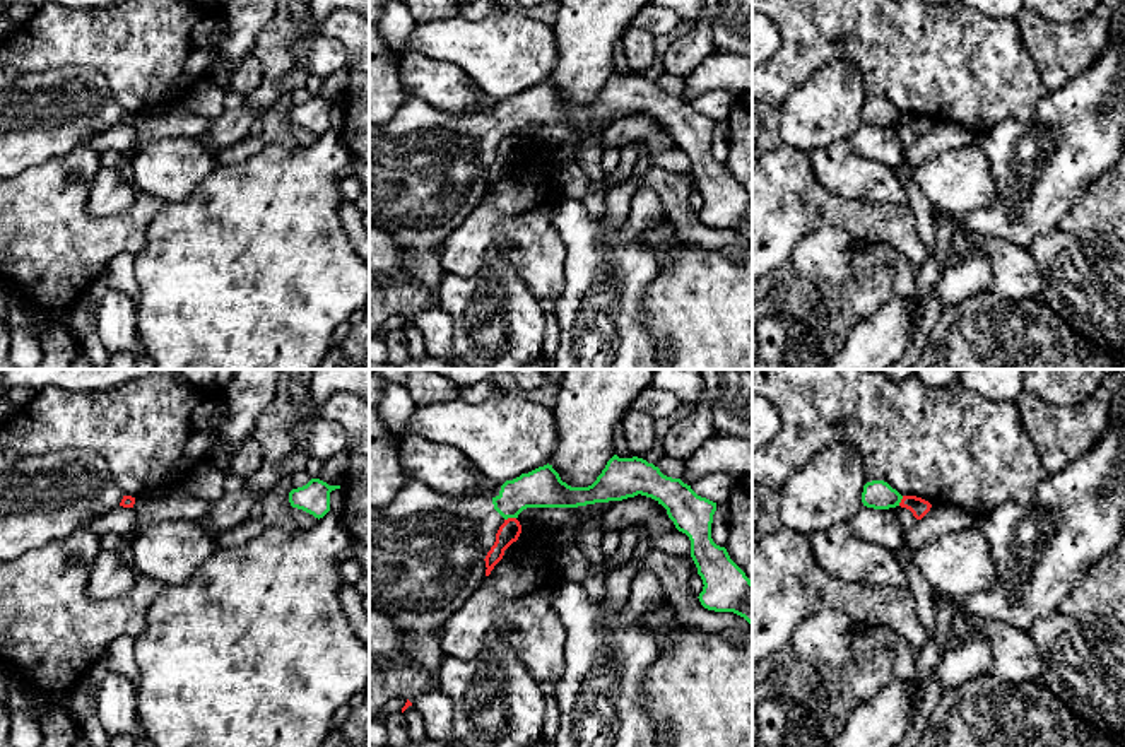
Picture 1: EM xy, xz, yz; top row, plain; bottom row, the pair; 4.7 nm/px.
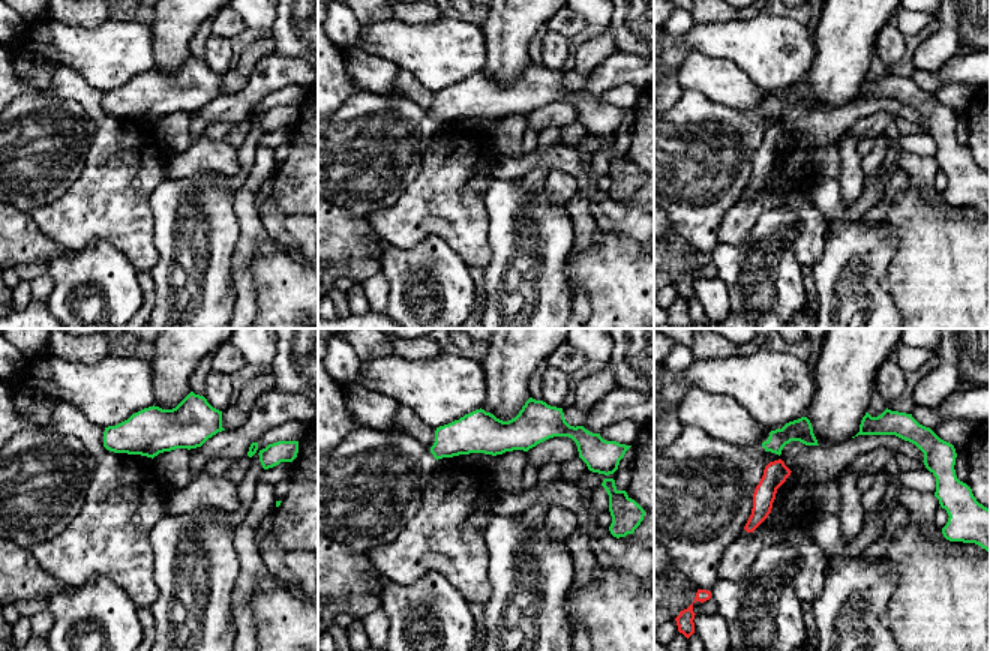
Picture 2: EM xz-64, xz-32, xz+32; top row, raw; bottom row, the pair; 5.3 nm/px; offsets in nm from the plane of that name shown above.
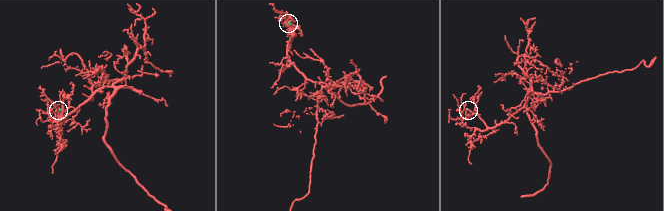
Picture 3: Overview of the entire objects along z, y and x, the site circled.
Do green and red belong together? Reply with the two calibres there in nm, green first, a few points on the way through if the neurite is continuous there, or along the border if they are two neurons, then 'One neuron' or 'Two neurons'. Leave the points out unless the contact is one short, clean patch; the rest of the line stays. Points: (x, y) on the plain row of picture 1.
Thickness 190 nm (green) against 100 nm. Boundary: xz (515, 134), (505, 137). Two neurons

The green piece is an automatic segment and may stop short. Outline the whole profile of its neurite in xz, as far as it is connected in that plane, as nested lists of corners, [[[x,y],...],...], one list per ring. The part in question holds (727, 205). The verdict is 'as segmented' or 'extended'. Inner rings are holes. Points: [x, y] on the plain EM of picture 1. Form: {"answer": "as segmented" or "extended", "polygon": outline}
{"answer": "extended", "polygon": [[[617,72],[588,104],[568,103],[549,80],[506,97],[496,115],[451,113],[419,97],[409,97],[388,121],[381,125],[369,121],[369,222],[393,236],[414,277],[436,291],[445,274],[438,262],[438,248],[484,198],[487,186],[484,176],[508,135],[518,135],[527,125],[578,125],[638,111],[662,121],[675,145],[689,154],[691,174],[704,202],[698,214],[701,222],[715,229],[733,229],[752,243],[752,198],[730,176],[727,166],[711,156],[716,120],[698,113],[680,96],[663,92],[643,75]]]}

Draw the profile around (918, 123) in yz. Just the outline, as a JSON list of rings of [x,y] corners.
[[[903,113],[899,123],[910,126],[916,137],[922,137],[932,125],[928,118],[916,113]]]

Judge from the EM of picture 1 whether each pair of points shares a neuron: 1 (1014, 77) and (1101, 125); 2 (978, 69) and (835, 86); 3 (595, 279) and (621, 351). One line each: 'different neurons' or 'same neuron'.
1: different neurons
2: different neurons
3: same neuron

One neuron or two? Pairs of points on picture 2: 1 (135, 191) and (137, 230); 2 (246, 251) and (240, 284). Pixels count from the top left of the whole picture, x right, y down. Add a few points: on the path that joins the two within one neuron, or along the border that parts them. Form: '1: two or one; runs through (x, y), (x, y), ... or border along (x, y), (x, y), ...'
1: one; runs through (135, 200), (135, 221)
2: one; runs through (243, 258), (242, 276)

